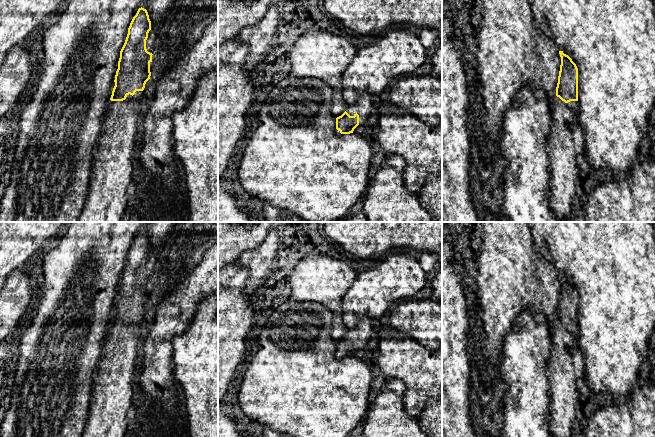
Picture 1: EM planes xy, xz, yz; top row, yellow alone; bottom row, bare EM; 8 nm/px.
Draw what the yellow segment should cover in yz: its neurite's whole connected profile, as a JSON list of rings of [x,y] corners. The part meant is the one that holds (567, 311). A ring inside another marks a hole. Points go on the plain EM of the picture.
[[[563,275],[559,278],[561,289],[547,364],[551,385],[551,432],[554,437],[571,437],[579,398],[573,366],[573,350],[579,339],[578,292]]]

